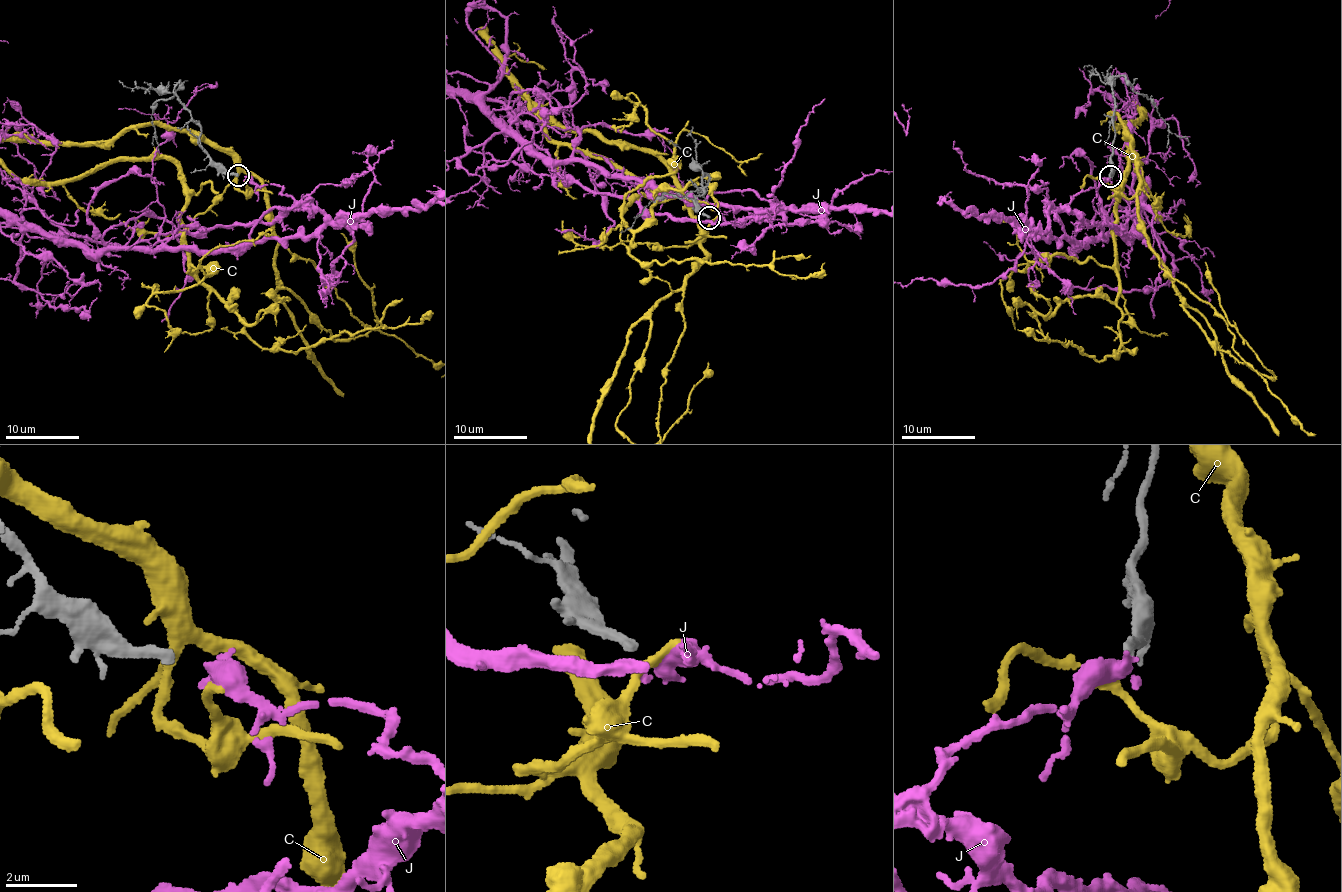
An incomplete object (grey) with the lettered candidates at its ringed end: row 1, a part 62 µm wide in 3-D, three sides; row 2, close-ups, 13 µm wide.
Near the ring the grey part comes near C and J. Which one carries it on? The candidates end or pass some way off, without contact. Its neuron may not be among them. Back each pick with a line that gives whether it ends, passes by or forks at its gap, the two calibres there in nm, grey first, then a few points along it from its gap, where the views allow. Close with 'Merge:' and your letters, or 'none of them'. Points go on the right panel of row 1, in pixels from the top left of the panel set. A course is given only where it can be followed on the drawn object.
J: it ends; calibres 280 and 550 nm
Merge: J

